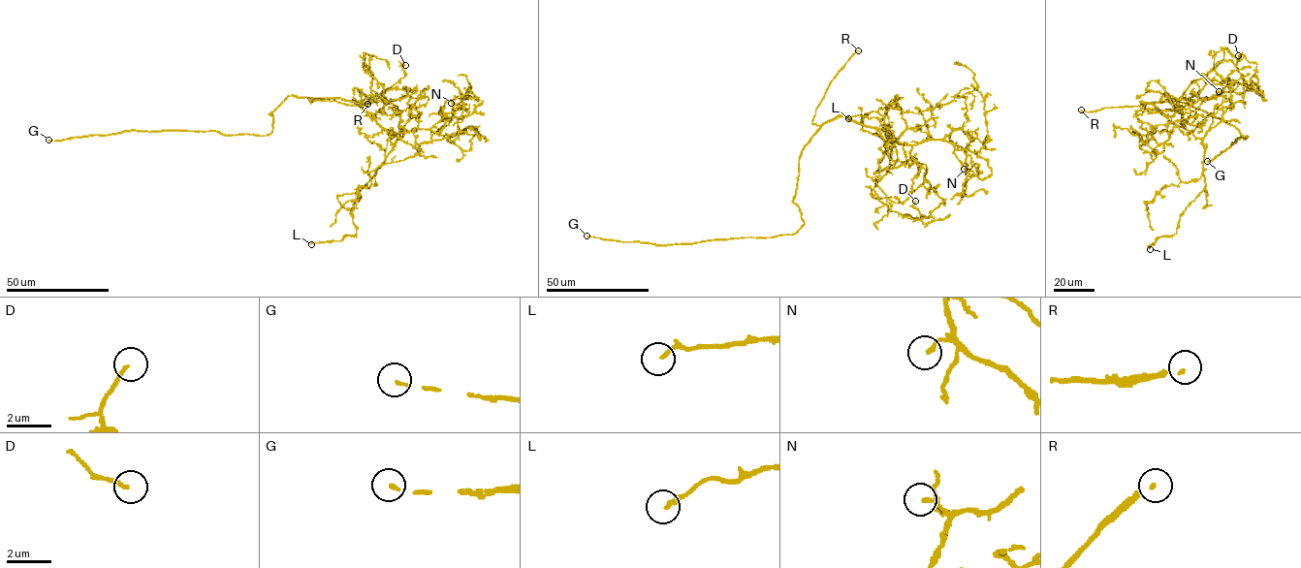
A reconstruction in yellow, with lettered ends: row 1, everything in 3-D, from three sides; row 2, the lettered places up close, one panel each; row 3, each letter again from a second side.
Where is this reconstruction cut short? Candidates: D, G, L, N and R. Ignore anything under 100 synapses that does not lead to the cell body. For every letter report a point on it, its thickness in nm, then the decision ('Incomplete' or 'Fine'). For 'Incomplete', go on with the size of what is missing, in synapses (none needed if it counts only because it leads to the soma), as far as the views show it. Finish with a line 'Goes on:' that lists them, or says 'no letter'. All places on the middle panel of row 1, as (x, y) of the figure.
D: Place: (915, 201). Thickness 160 nm. Fine
G: Place: (587, 236). Thickness 100 nm. Incomplete. Roughly 400 synapses
L: Place: (848, 118). Thickness 170 nm. Fine
N: Place: (964, 169). Thickness 180 nm. Fine
R: Place: (858, 50). Thickness 120 nm. Incomplete
Goes on: G, R

